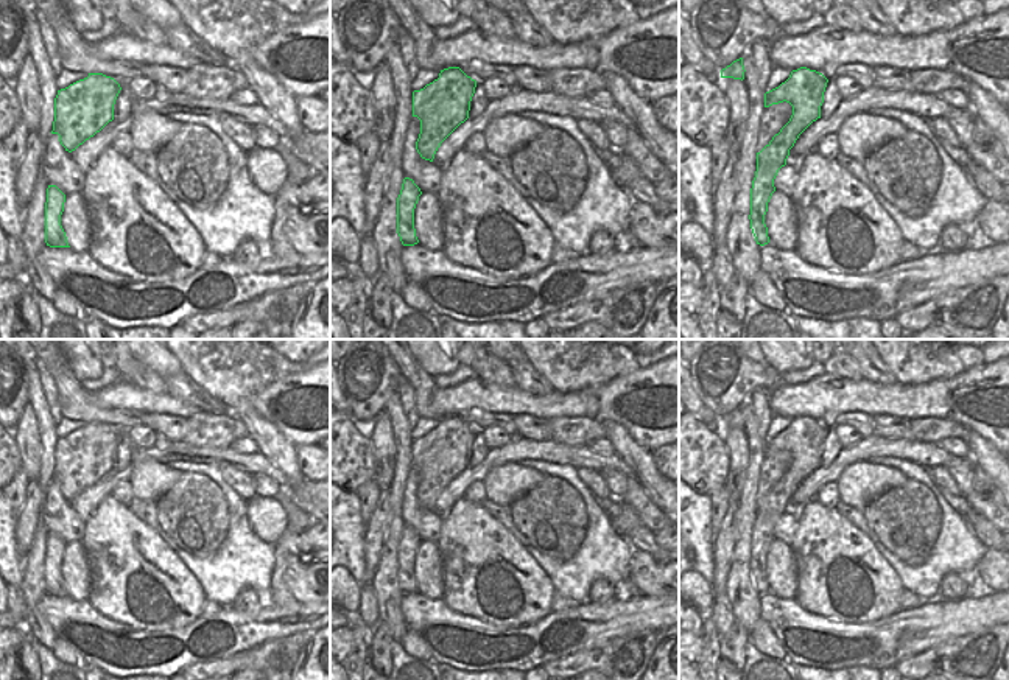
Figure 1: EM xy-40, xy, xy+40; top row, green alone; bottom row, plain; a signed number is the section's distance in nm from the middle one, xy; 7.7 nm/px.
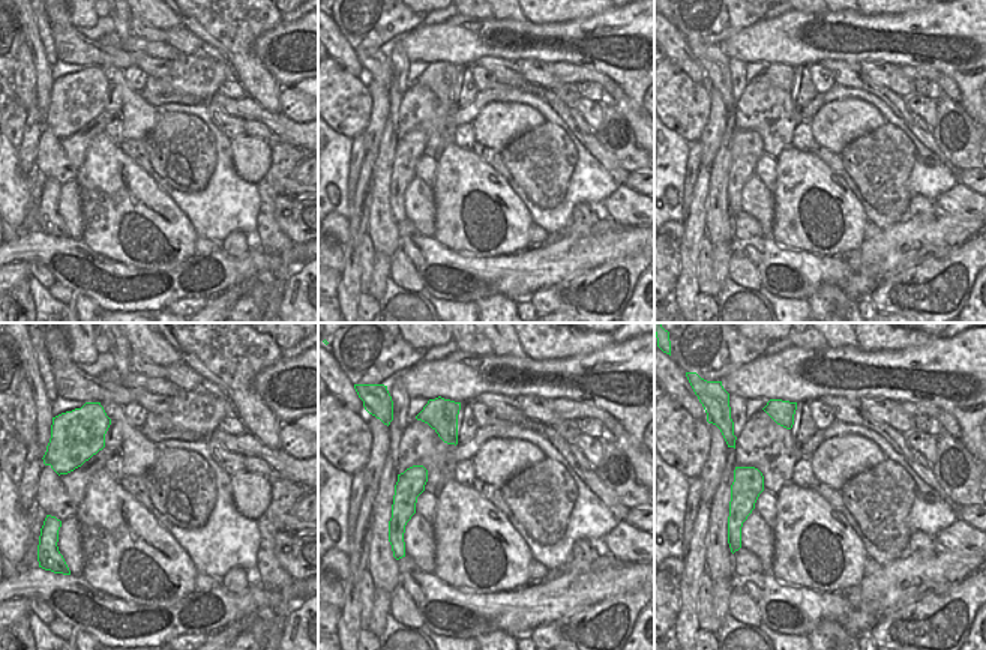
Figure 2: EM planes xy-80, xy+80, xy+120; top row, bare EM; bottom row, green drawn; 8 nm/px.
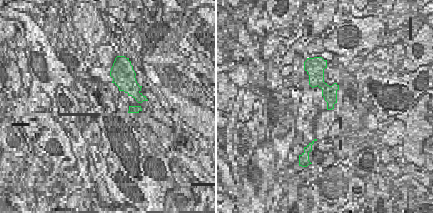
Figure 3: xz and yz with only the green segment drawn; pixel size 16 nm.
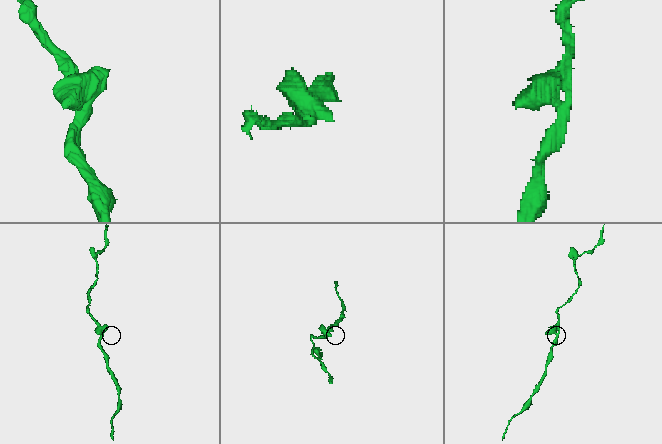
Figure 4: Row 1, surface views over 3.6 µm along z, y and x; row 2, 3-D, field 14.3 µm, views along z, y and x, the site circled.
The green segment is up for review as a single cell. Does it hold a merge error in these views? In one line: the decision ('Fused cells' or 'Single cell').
Single cell.

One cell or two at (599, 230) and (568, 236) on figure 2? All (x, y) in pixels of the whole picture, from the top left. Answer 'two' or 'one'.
one

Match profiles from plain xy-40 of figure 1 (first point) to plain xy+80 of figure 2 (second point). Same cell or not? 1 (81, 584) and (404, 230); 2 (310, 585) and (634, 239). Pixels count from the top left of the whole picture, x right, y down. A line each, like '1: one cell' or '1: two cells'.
1: two cells
2: two cells

